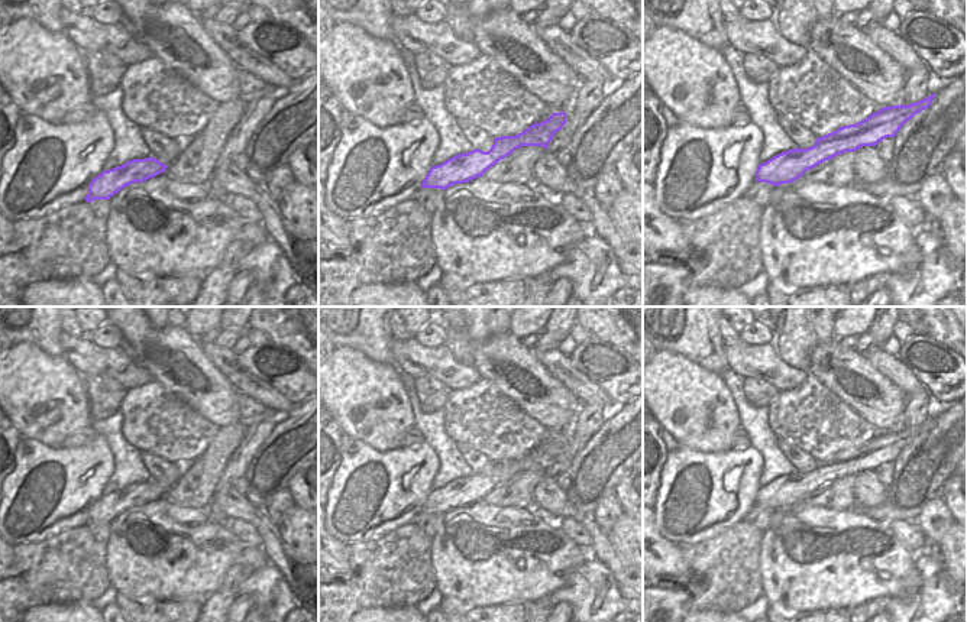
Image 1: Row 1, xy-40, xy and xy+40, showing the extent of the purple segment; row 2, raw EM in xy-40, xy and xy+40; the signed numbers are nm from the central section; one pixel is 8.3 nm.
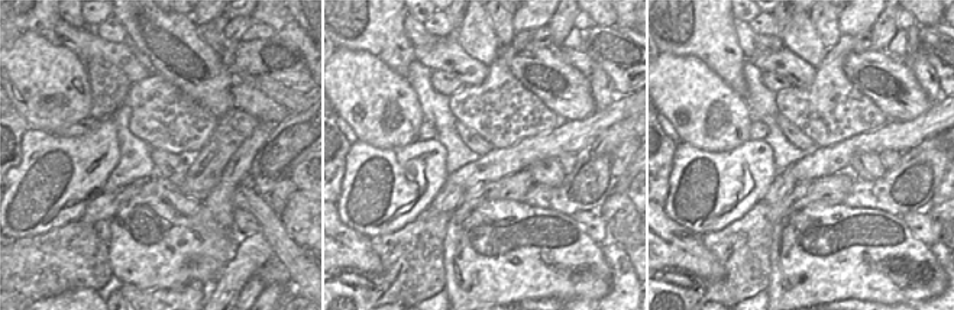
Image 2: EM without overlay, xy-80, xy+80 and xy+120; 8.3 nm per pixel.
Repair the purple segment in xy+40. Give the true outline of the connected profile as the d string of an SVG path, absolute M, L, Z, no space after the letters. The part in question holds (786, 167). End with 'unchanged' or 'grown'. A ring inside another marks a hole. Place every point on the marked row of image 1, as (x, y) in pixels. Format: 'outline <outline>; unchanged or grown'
outline M937 94L909 106L889 106L871 113L867 119L848 124L818 137L815 145L806 149L782 152L756 171L756 181L774 187L790 184L808 169L832 159L844 152L856 152L863 146L876 146L886 137L895 137L900 127L919 111L928 108Z; unchanged

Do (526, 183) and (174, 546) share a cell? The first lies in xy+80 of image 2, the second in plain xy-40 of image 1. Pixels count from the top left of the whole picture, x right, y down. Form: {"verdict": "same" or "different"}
{"verdict": "different"}

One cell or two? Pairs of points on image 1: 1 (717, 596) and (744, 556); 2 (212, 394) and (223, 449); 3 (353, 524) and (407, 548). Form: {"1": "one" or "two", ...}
{"1": "one", "2": "two", "3": "two"}

